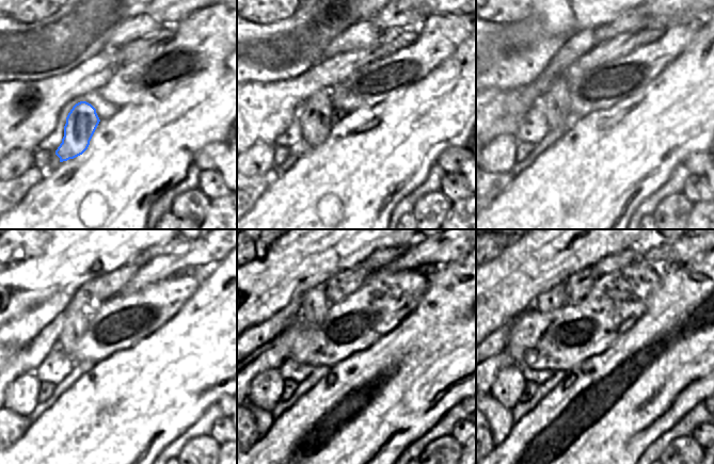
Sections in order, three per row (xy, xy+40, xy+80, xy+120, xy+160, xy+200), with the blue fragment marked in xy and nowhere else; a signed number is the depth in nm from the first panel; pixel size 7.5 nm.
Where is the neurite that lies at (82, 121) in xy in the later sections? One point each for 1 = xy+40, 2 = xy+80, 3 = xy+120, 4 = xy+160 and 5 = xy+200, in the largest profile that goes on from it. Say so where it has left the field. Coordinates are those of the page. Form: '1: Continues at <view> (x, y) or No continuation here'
1: Continues at xy+40 (318, 116)
2: Continues at xy+80 (555, 101)
3: Continues at xy+120 (77, 314)
4: Continues at xy+160 (314, 303)
5: Continues at xy+200 (555, 298).

